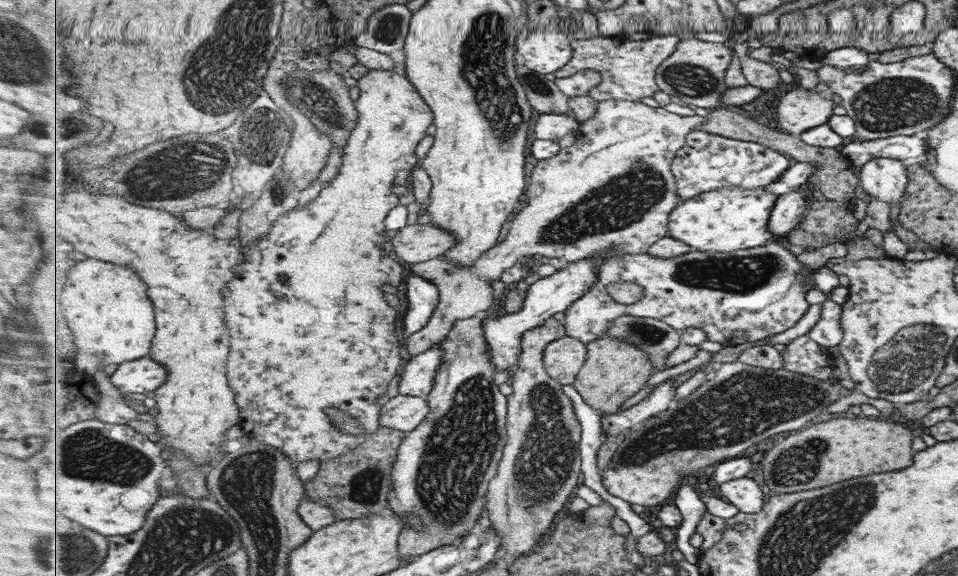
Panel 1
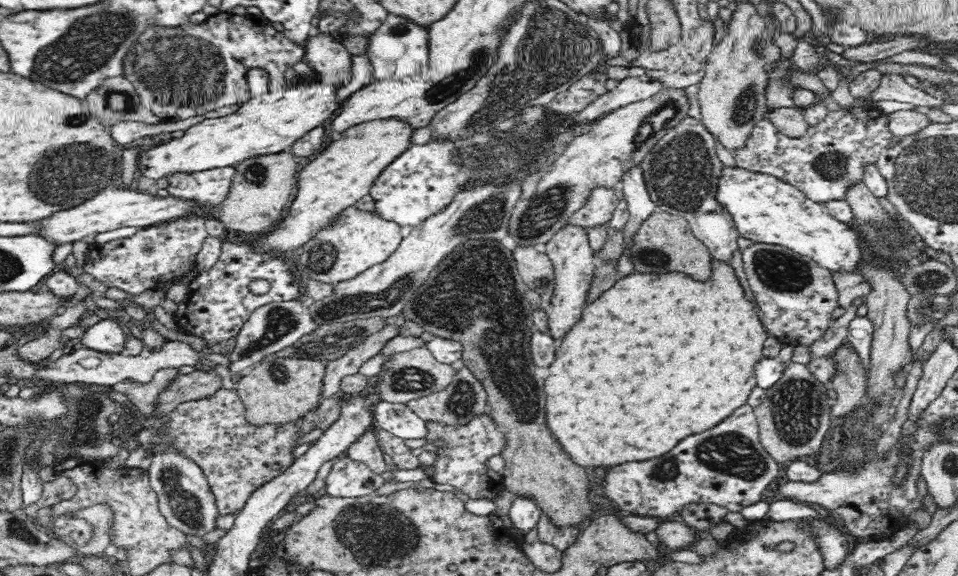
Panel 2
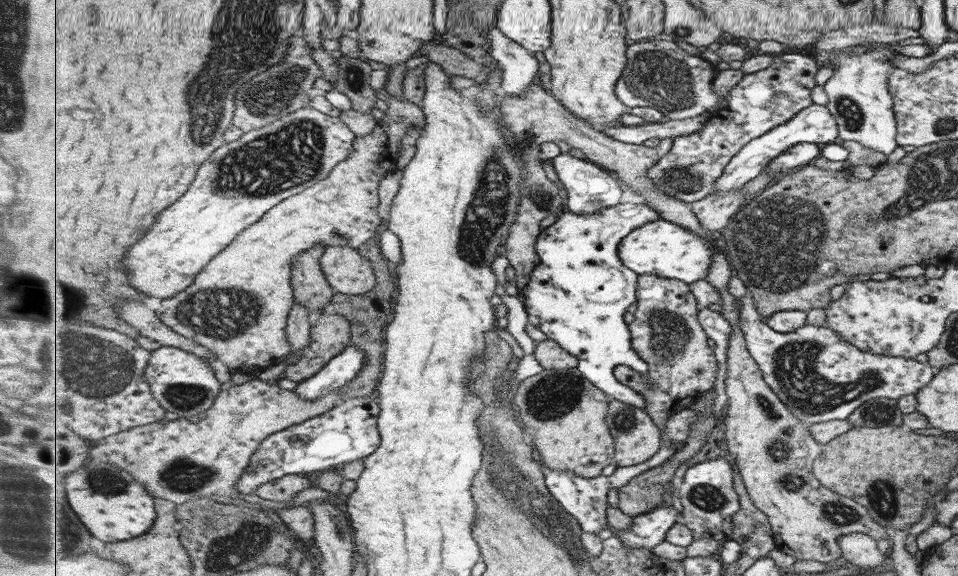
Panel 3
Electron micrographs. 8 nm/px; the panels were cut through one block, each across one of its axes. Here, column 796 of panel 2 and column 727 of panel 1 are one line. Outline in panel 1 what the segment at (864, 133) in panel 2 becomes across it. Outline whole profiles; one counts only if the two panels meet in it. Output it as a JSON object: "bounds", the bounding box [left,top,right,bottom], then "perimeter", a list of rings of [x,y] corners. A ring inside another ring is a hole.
{"bounds":[672,131,794,201],"perimeter":[[[693,131],[688,134],[683,149],[678,150],[672,171],[676,175],[680,197],[683,201],[699,194],[740,186],[743,190],[771,185],[787,173],[794,161],[780,151],[772,150],[758,142],[727,138],[709,131]]]}

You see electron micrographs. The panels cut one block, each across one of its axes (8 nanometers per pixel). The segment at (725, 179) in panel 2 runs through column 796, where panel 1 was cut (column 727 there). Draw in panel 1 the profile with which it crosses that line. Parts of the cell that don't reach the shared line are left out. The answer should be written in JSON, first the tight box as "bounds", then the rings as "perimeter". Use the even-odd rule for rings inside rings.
{"bounds":[668,186,778,252],"perimeter":[[[730,186],[699,194],[681,202],[673,210],[668,236],[686,242],[693,251],[701,252],[733,252],[761,246],[774,236],[770,222],[778,198],[778,194],[763,186],[751,190]]]}

